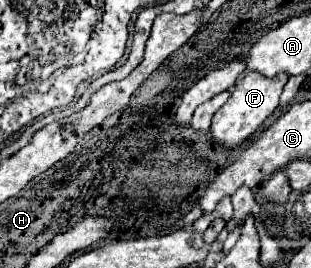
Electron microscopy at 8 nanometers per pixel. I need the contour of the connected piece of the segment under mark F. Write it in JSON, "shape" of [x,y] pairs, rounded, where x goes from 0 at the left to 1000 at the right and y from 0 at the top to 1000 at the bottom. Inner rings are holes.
{"shape":[[[804,265],[778,302],[759,310],[740,369],[688,429],[682,474],[675,474],[682,519],[695,519],[695,534],[727,541],[727,549],[759,549],[759,541],[785,534],[887,414],[887,399],[900,392],[900,347],[907,347],[920,302],[926,302],[926,280],[913,280],[913,272],[862,295],[862,287],[836,280],[830,265]]]}

